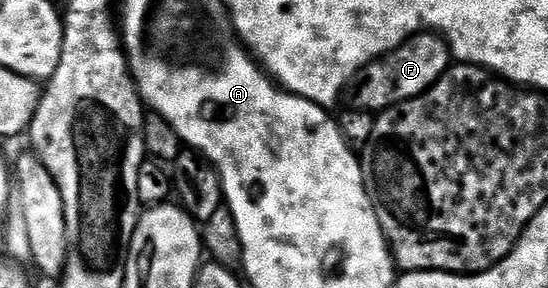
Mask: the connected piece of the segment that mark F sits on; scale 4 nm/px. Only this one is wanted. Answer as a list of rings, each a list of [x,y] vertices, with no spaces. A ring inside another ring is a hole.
[[[416,32],[414,36],[411,36],[401,46],[397,46],[382,60],[374,60],[372,64],[366,64],[347,84],[341,96],[342,103],[347,108],[356,108],[362,112],[381,113],[387,108],[397,106],[401,102],[409,102],[413,98],[425,94],[425,90],[433,87],[447,73],[448,68],[452,67],[452,64],[451,51],[447,49],[447,42],[442,36],[434,32]]]

